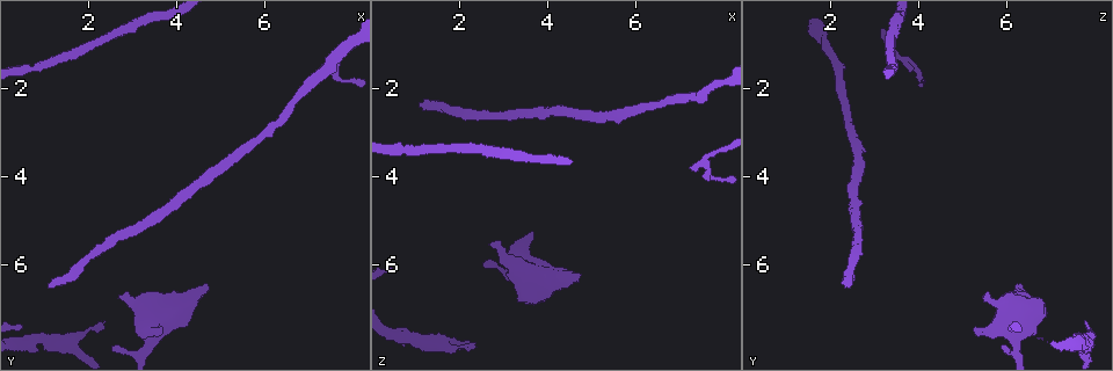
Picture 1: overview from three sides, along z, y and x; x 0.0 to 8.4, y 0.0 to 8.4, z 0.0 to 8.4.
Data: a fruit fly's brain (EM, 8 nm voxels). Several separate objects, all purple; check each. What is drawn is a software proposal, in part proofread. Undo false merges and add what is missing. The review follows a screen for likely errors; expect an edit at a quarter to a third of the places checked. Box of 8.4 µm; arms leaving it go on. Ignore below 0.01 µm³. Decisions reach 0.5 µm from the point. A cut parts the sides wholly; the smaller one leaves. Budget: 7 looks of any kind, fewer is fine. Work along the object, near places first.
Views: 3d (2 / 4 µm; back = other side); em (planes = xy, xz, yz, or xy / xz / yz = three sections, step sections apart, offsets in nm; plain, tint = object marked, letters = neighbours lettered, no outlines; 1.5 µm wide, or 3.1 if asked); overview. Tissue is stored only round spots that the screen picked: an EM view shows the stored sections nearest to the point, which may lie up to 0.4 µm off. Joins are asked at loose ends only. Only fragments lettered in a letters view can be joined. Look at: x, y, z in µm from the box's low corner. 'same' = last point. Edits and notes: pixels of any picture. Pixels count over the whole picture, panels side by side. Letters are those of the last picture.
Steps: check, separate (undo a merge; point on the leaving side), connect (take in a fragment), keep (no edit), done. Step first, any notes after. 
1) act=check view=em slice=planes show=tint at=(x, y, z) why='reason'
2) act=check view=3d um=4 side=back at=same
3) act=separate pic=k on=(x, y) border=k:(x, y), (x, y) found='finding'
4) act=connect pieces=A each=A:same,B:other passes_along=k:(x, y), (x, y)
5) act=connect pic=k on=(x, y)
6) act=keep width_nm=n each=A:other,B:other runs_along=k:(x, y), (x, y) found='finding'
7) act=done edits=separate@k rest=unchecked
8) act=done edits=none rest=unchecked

act=check view=3d um=4 at=(7.30, 1.50, 3.75) why='tapers out'

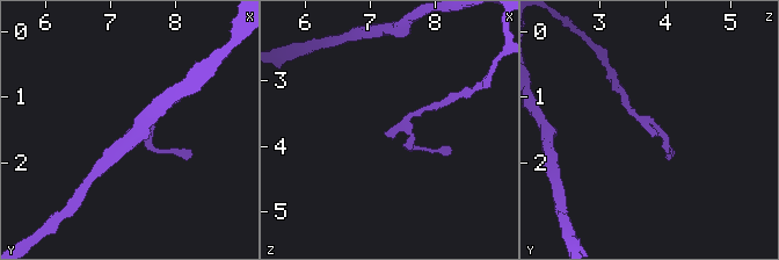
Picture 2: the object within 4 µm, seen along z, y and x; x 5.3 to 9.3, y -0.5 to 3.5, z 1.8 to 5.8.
act=check view=em slice=planes show=letters at=(7.35, 1.50, 3.70) why='shape alone is not enough'

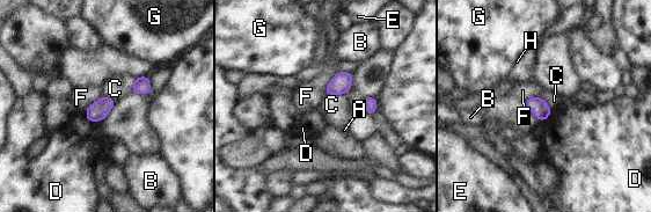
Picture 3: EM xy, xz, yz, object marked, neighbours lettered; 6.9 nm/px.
act=keep width_nm=120 each=A:other,B:other,C:other,D:other,E:other,F:other,G:other,H:other border=3:(337, 72), (328, 83), (324, 94) found='none of them fits'

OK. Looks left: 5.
act=check view=em slice=xy step=8 show=letters at=(4.75, 6.50, 6.25) why='an open end'

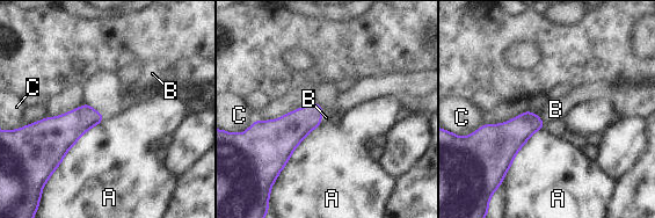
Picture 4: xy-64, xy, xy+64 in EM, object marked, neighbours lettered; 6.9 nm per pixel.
act=connect pieces=B longest_contact=A:550nm each=A:other,B:same,C:other found='it goes on there'

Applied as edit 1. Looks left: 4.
act=check view=overview why='see it whole again'

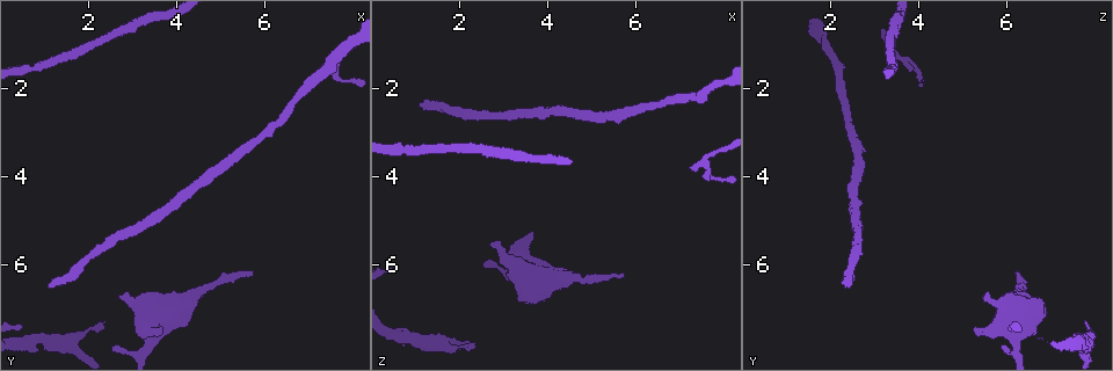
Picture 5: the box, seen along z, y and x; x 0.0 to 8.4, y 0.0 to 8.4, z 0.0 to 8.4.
act=check view=3d um=4 at=(2.70, 6.80, 5.55) why='an open end'

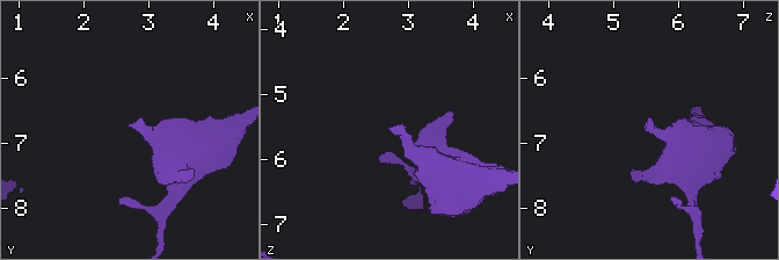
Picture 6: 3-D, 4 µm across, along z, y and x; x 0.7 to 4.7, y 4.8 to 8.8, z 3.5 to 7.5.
act=check view=em slice=yz step=4 show=letters at=(2.70, 6.70, 5.50) why='shape alone is not enough'

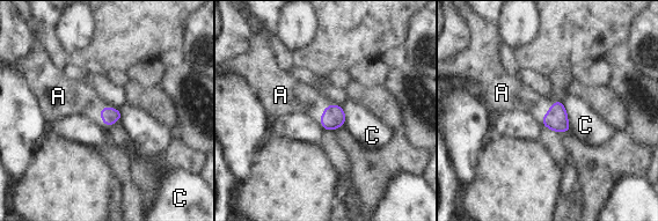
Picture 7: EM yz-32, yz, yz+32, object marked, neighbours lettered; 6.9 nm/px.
act=check view=em slice=planes show=letters at=same why='cut it another way'

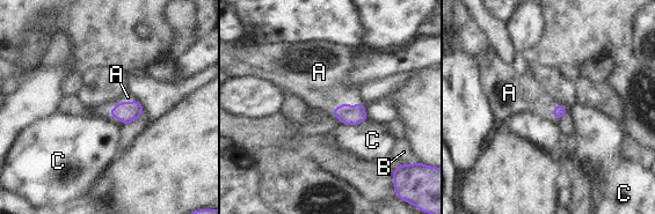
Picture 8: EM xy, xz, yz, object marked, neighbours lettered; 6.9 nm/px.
act=connect pieces=A longest_contact=A:240nm each=A:same,B:other,C:other passes_along=8:(348, 115), (344, 103), (321, 75) found='the neuron continues'

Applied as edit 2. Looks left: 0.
act=done edits=connect@4,connect@8 rest=unchecked

